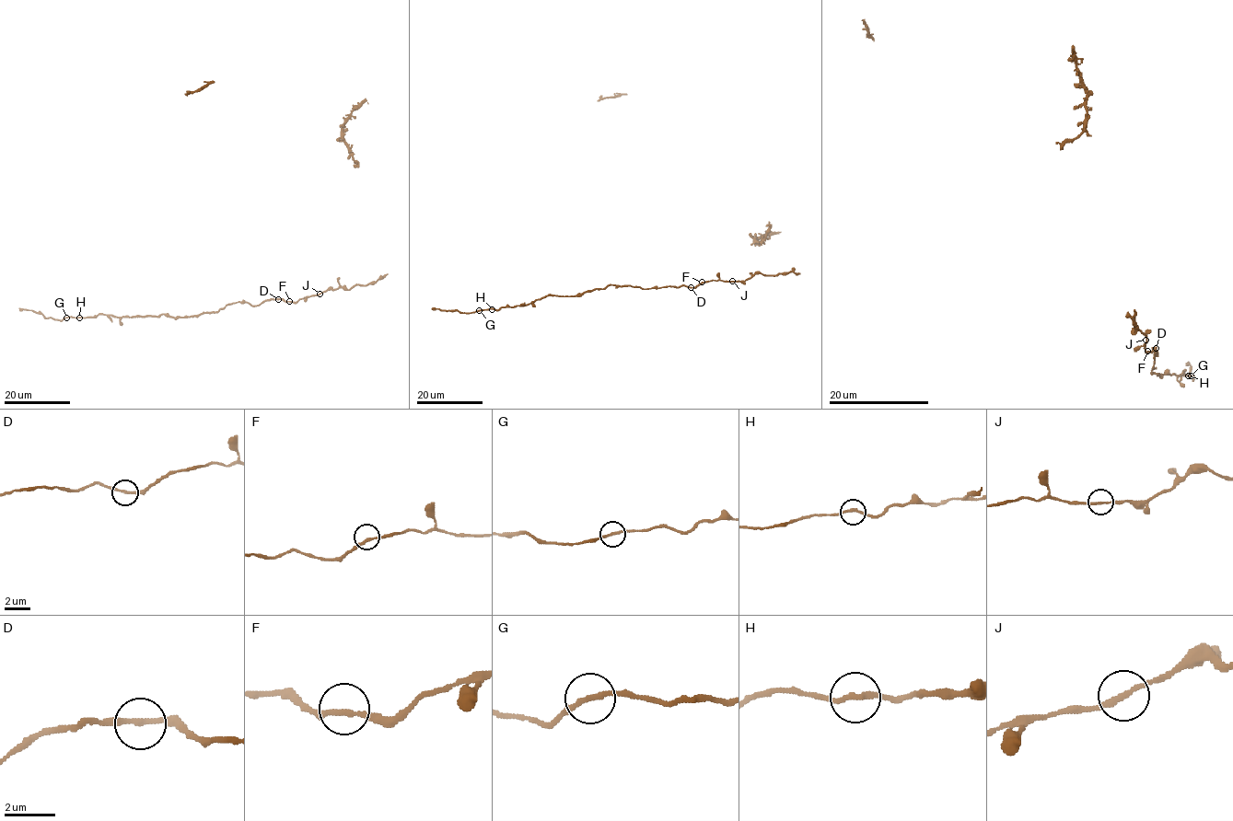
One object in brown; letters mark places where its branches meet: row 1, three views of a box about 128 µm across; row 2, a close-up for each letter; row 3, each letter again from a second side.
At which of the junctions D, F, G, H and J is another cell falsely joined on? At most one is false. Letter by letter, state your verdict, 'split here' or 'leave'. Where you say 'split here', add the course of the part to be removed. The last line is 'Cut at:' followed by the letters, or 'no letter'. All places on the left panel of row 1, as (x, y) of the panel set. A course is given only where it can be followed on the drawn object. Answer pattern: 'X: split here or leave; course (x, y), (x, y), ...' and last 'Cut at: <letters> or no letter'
D: leave
F: leave
G: leave
H: leave
J: leave
Cut at: no letter

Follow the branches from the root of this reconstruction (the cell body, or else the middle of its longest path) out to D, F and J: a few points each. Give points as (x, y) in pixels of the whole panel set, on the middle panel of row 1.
D: (789, 272), (755, 273), (744, 281), (711, 280), (691, 287)
F: (789, 272), (755, 273), (744, 281), (702, 282)
J: (789, 272), (755, 273), (744, 281), (732, 281)

